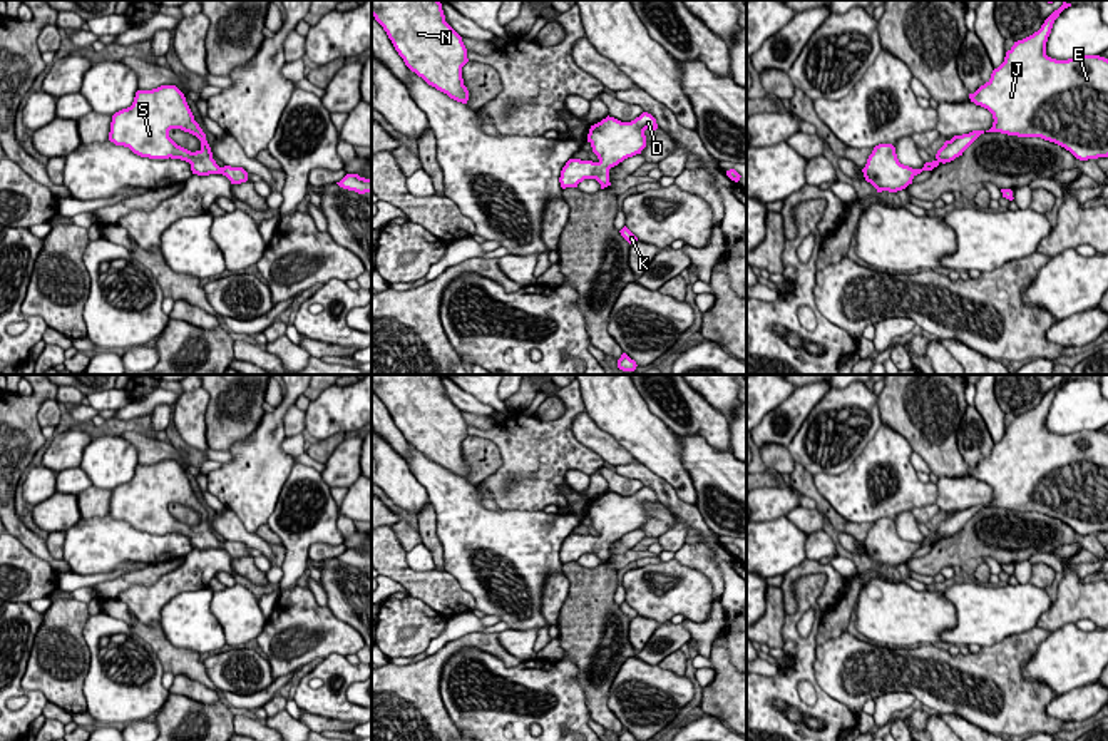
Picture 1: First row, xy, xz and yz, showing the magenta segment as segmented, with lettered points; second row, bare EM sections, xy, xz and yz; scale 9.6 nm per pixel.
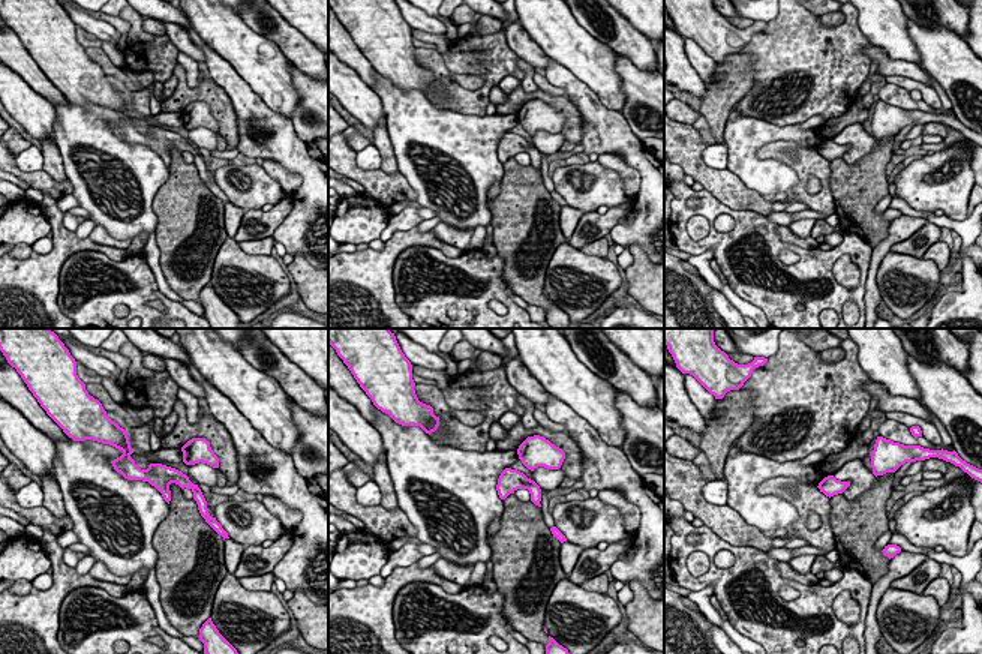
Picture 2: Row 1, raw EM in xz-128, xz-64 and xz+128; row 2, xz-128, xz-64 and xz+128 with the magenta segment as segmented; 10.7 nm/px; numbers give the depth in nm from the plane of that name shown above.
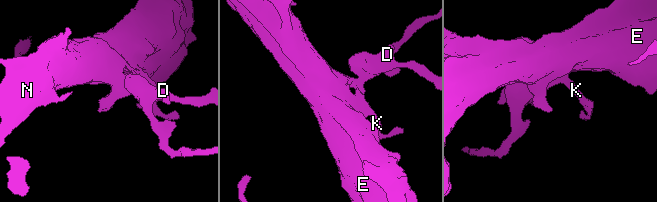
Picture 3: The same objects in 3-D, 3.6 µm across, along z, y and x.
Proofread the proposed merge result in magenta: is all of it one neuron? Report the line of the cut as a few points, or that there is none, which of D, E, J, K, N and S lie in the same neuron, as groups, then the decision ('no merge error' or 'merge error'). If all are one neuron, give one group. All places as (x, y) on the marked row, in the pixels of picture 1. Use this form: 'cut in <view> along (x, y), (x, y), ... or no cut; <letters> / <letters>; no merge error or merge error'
no cut; D E J K N S; no merge error

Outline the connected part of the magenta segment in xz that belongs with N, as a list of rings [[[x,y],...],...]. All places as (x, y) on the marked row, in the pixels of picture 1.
[[[372,0],[372,15],[412,72],[450,99],[467,104],[469,90],[462,79],[467,49],[445,22],[439,0]]]

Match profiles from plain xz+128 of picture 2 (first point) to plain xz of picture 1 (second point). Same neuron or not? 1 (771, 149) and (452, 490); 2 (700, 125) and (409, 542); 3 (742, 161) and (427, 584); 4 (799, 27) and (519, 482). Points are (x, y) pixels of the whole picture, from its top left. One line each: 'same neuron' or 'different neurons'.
1: different neurons
2: same neuron
3: different neurons
4: same neuron

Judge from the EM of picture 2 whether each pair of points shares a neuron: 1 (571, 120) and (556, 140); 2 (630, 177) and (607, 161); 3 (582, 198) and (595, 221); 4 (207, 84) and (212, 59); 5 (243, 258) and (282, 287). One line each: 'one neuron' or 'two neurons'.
1: two neurons
2: one neuron
3: two neurons
4: two neurons
5: one neuron

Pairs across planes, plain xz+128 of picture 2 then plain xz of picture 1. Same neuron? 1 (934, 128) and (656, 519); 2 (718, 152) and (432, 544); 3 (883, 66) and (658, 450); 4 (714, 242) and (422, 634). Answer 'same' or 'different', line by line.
1: same
2: different
3: different
4: same

